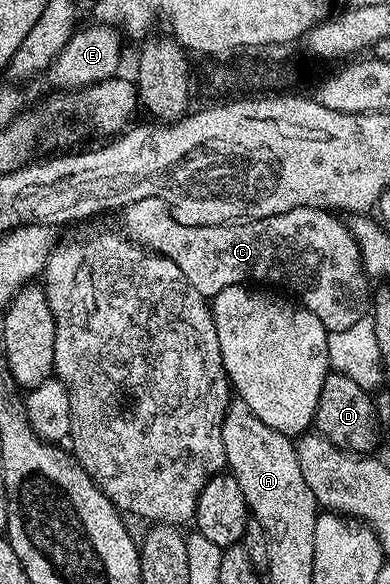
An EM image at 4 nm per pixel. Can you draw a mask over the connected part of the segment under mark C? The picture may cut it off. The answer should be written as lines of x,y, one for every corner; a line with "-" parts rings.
144,198
140,202
129,204
121,216
126,223
125,235
129,239
151,252
157,252
159,256
176,262
176,266
180,266
180,274
184,274
186,281
196,286
196,290
200,290
200,294
207,298
213,298
220,294
220,290
233,284
270,279
272,283
295,292
290,294
296,297
297,303
303,308
316,314
316,318
320,318
327,333
348,330
348,326
360,322
360,318
367,315
371,307
372,288
369,288
371,285
368,283
368,277
362,270
362,255
358,253
358,243
354,241
354,234
343,221
341,224
334,217
337,215
327,209
297,208
259,220
188,226
181,224
169,211
163,210
156,198

